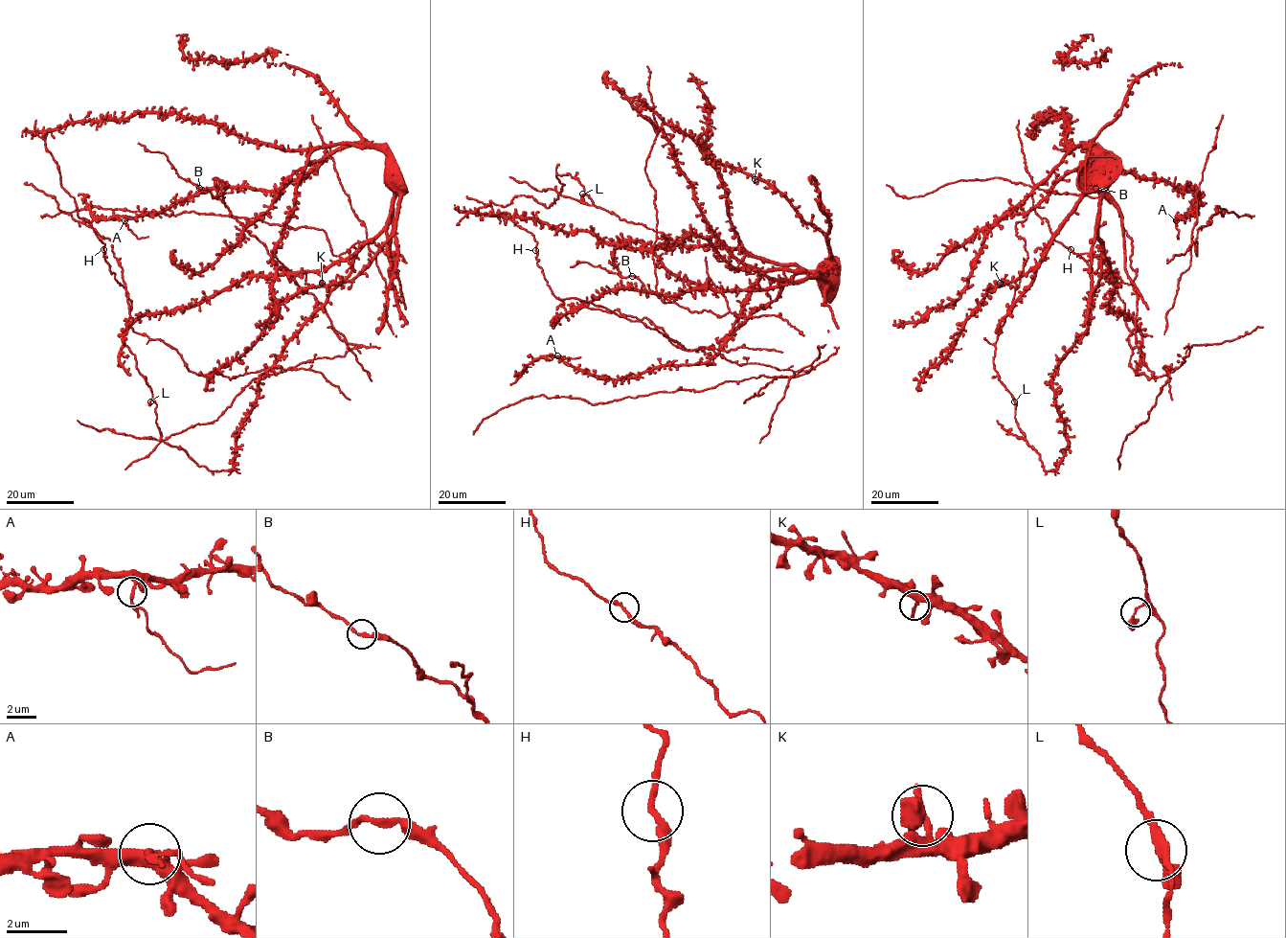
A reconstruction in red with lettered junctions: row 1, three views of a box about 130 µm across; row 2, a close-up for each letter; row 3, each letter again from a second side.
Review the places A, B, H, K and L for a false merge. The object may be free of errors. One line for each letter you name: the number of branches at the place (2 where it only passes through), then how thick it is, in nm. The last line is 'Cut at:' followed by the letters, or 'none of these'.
A: Branches: 2. Thickness 190 nm
Cut at: A

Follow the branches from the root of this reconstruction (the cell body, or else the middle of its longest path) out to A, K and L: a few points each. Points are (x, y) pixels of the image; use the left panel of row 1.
A: (378, 234), (394, 191), (386, 155), (363, 144), (337, 148), (282, 188), (211, 187), (124, 220)
K: (378, 234), (386, 224), (396, 193), (396, 230), (376, 256), (348, 282), (322, 283)
L: (378, 234), (261, 377), (256, 405), (236, 437), (232, 469), (211, 470), (167, 444), (149, 401)

